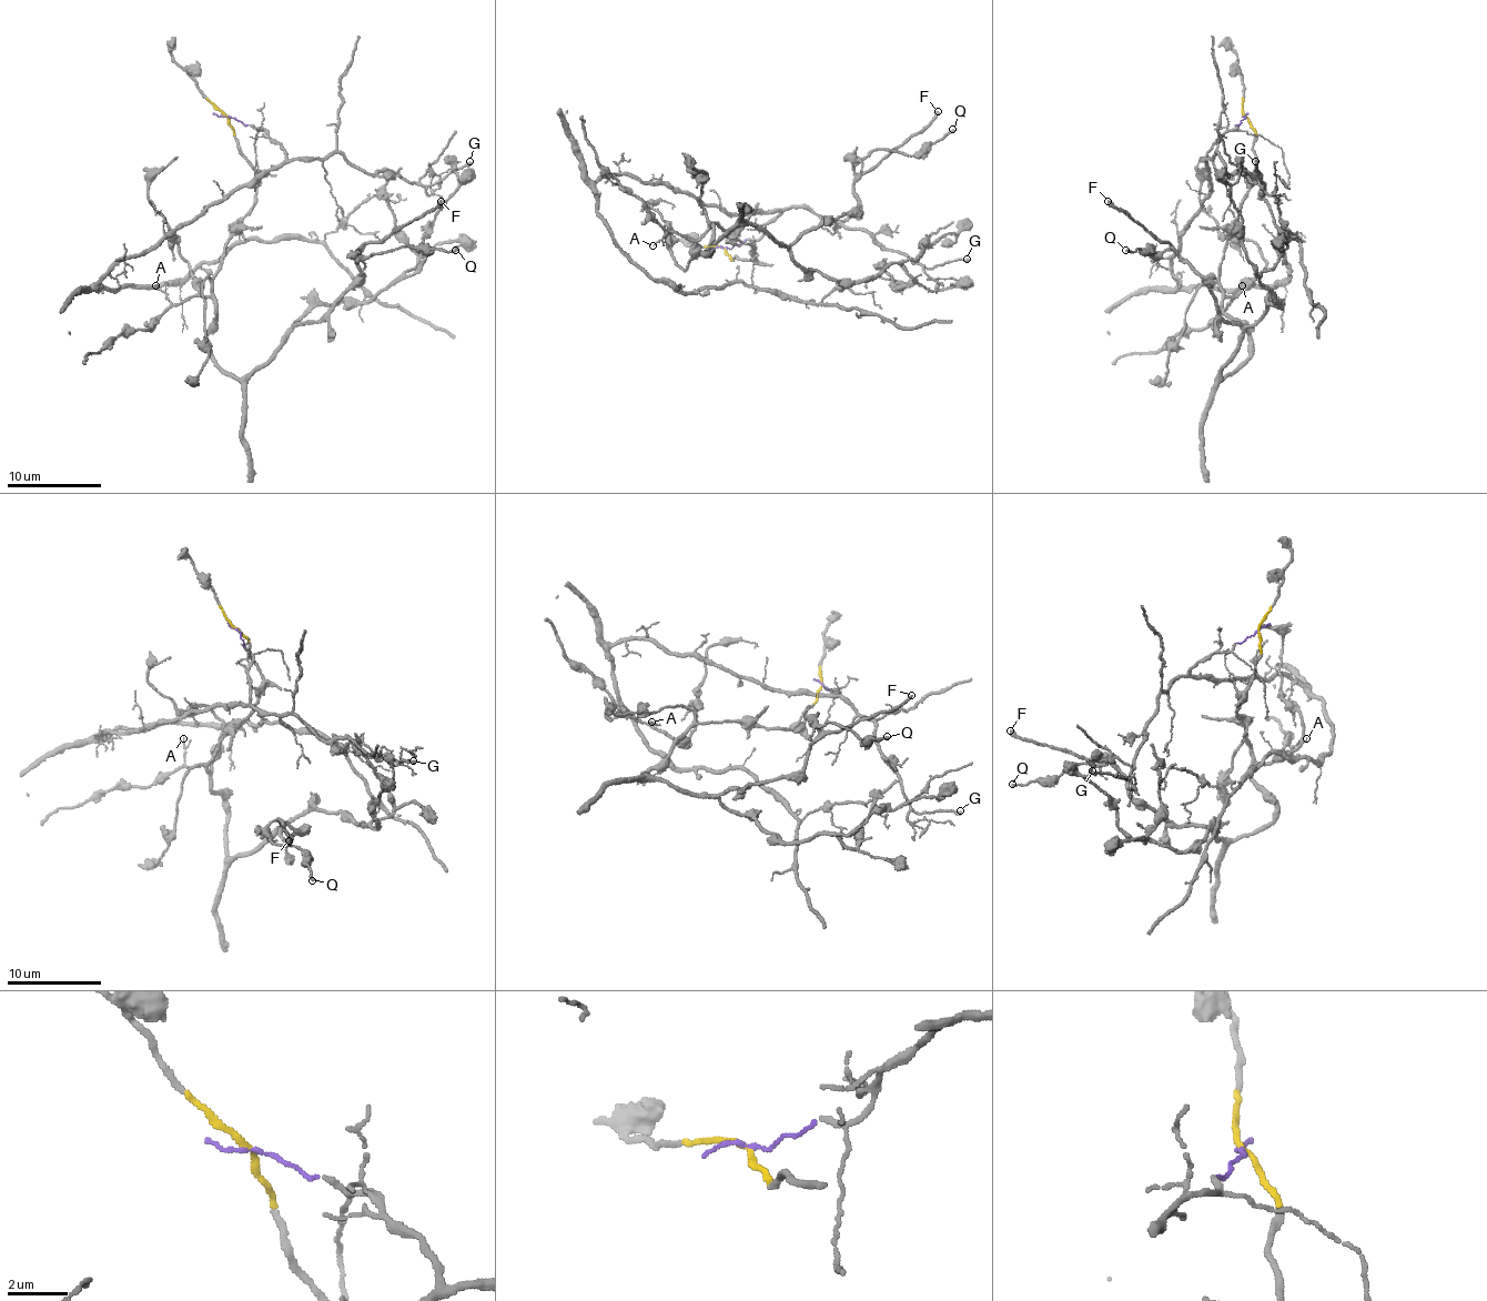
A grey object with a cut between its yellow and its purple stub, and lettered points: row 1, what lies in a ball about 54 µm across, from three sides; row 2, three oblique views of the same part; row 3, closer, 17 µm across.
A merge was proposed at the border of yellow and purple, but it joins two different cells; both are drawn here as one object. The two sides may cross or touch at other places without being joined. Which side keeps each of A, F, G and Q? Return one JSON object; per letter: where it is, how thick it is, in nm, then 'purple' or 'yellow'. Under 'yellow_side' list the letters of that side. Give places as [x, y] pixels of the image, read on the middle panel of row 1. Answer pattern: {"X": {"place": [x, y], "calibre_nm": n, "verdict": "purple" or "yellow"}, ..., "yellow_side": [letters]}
{"A": {"place": [653, 245], "calibre_nm": 110, "verdict": "yellow"}, "F": {"place": [938, 111], "calibre_nm": 280, "verdict": "yellow"}, "G": {"place": [967, 259], "calibre_nm": 200, "verdict": "purple"}, "Q": {"place": [952, 129], "calibre_nm": 170, "verdict": "yellow"}, "yellow_side": ["A", "F", "Q"]}

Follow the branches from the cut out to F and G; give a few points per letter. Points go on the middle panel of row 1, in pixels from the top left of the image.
F: (724, 249), (749, 260), (709, 222), (705, 253), (736, 227), (790, 245), (847, 215), (853, 184), (937, 111)
G: (724, 249), (734, 249), (747, 239), (755, 241), (788, 208), (811, 208), (922, 264), (934, 268), (968, 258)

